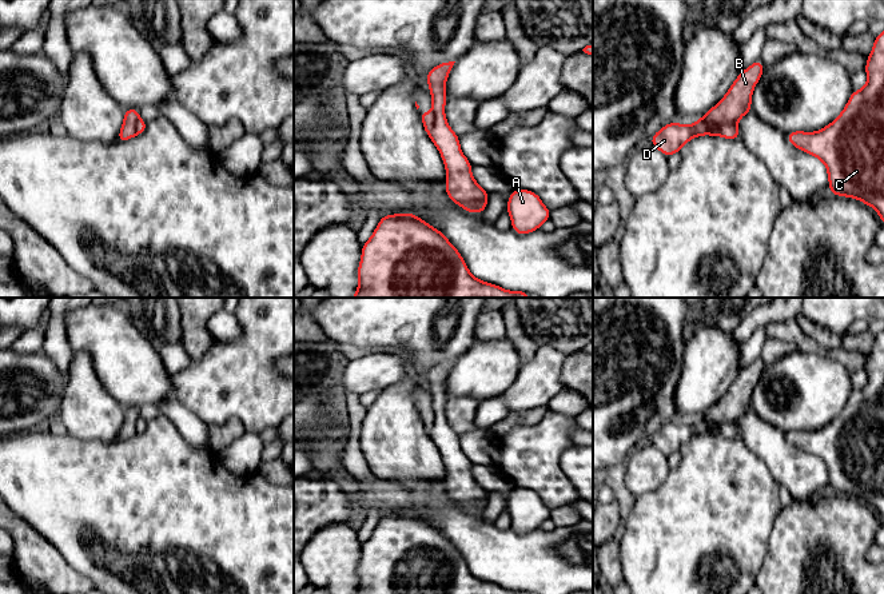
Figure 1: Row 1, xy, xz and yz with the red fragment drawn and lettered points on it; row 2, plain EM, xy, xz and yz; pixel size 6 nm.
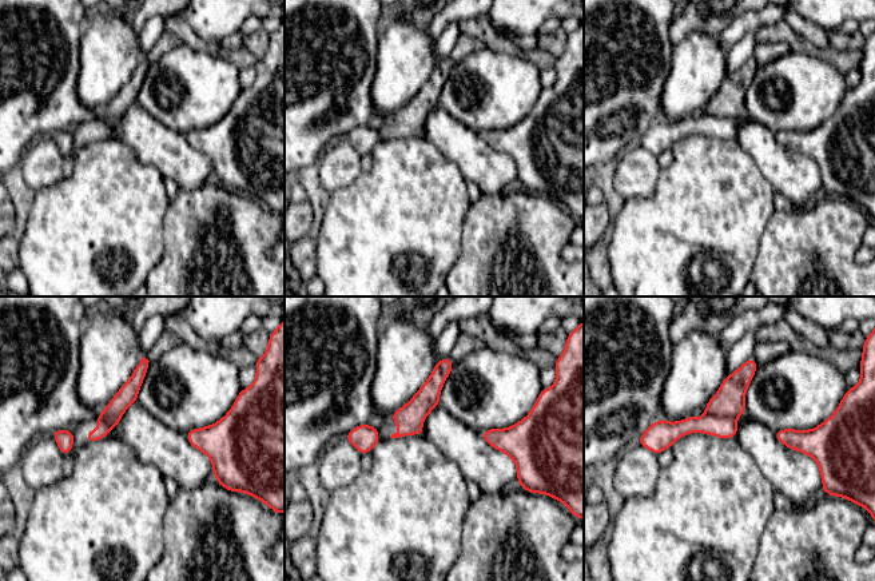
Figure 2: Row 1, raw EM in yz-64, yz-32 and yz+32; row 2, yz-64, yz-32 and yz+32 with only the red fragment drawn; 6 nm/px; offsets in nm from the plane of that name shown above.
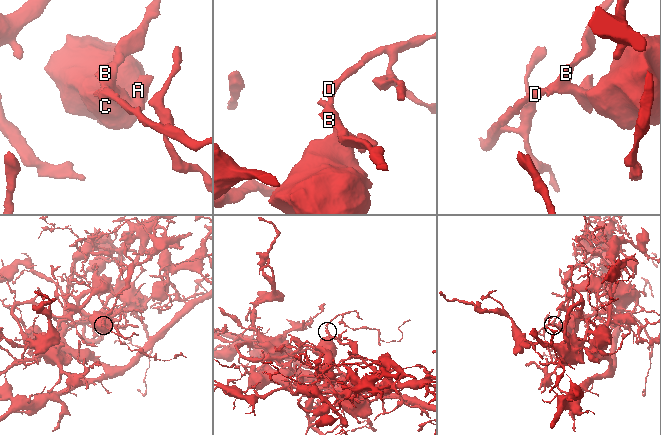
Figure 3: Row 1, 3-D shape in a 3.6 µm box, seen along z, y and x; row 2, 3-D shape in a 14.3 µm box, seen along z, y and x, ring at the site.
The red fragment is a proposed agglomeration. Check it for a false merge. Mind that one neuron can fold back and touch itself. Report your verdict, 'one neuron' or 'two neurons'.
two neurons

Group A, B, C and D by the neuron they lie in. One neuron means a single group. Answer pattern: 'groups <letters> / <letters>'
groups A C D / B

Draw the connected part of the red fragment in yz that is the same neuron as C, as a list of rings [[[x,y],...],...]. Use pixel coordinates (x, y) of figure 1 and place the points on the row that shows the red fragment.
[[[884,31],[875,37],[864,71],[867,84],[851,93],[843,112],[831,124],[817,132],[792,131],[785,136],[796,148],[825,164],[831,194],[873,207],[884,223]]]

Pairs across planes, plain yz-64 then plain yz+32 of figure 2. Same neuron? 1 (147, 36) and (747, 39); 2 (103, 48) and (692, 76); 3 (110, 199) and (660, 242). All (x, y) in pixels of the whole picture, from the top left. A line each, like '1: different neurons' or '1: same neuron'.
1: same neuron
2: same neuron
3: same neuron

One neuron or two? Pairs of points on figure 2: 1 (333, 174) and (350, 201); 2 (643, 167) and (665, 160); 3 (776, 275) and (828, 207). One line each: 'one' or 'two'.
1: two
2: two
3: one

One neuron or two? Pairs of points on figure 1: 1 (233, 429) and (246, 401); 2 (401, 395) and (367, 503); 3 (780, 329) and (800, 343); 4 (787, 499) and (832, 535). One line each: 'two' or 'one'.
1: two
2: two
3: one
4: two

